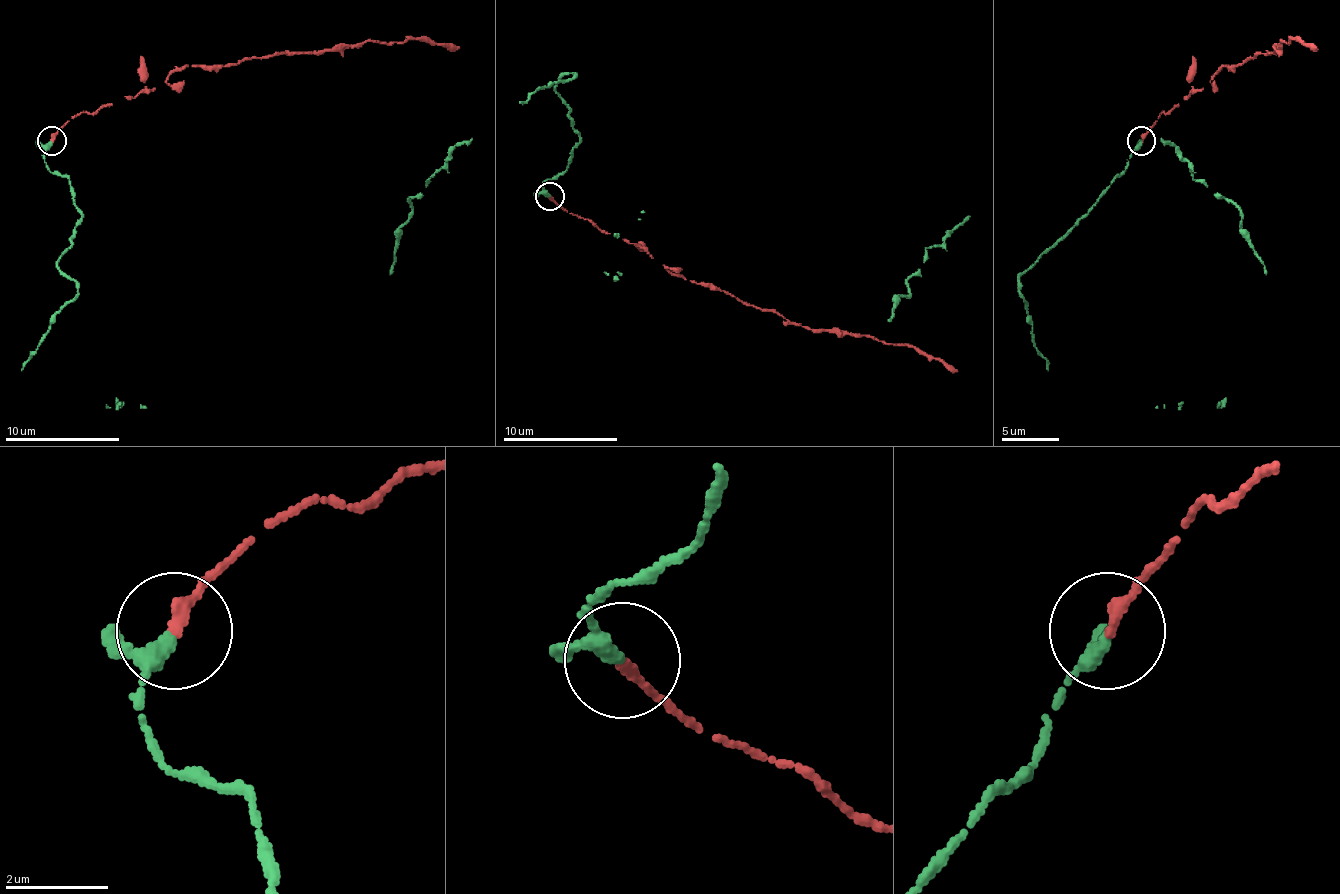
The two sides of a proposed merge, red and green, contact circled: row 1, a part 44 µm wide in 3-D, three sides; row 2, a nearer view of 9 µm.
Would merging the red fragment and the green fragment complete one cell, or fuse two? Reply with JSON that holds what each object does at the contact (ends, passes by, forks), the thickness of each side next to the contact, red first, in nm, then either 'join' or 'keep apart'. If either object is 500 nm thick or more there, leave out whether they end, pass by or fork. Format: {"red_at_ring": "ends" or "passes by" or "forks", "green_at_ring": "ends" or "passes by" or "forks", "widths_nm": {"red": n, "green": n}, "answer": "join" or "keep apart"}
{"red_at_ring": "ends", "green_at_ring": "passes by", "widths_nm": {"red": 240, "green": 240}, "answer": "join"}

